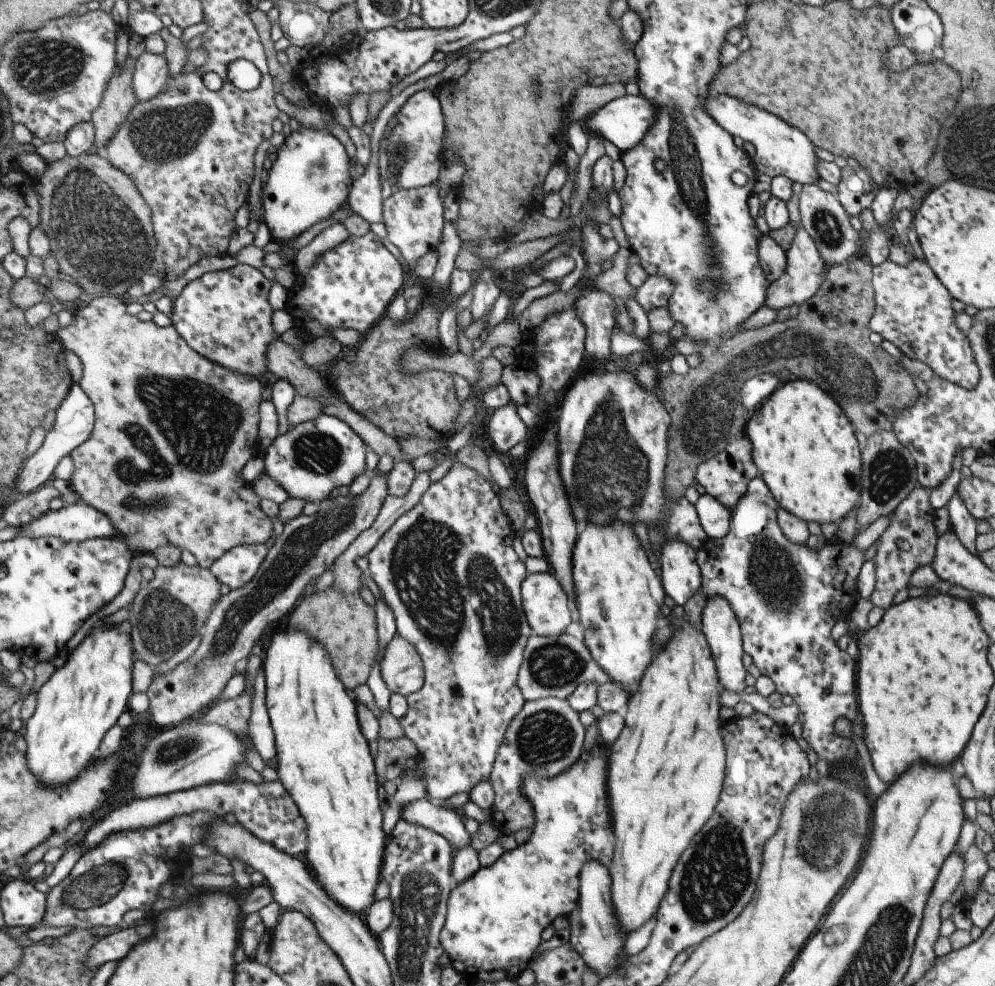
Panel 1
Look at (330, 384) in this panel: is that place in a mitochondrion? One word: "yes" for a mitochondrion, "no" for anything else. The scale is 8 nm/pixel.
no

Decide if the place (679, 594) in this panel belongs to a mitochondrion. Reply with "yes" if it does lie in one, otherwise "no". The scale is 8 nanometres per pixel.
no

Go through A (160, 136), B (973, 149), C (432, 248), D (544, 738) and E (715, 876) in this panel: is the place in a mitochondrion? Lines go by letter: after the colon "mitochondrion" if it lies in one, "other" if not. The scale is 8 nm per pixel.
A: mitochondrion
B: mitochondrion
C: other
D: mitochondrion
E: mitochondrion

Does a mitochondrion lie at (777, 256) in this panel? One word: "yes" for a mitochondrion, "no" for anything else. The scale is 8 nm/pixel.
no

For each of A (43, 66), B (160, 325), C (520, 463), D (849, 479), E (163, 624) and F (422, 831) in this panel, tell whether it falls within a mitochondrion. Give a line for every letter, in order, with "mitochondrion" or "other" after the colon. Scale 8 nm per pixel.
A: mitochondrion
B: other
C: other
D: mitochondrion
E: mitochondrion
F: other

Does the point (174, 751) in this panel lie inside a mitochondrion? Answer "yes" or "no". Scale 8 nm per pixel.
yes

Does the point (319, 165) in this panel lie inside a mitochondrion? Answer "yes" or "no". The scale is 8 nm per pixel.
yes

